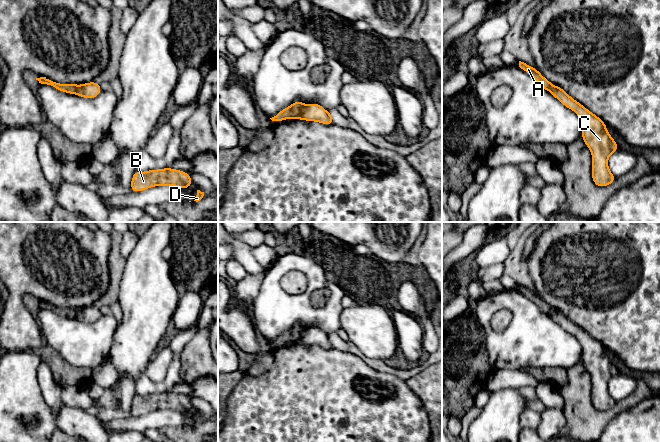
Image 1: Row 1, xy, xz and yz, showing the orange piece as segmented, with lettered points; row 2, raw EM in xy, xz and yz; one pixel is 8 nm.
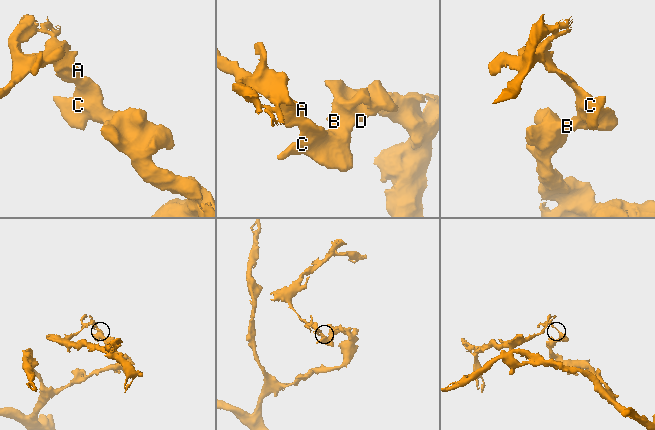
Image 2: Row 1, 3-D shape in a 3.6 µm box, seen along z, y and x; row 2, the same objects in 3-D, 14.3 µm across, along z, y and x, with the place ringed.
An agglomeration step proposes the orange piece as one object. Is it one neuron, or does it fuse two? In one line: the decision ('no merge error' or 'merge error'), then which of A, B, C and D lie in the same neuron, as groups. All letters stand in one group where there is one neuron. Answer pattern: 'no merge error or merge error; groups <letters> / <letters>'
merge error; groups A / B C D

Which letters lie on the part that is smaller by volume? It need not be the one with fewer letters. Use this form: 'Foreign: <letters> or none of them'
Foreign: A

